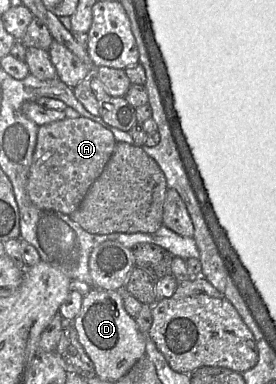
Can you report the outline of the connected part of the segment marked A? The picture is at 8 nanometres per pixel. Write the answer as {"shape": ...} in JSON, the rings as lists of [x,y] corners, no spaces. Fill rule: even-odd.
{"shape":[[[87,117],[64,118],[38,126],[37,142],[26,183],[31,202],[65,215],[74,212],[100,176],[116,144],[113,134]]]}

